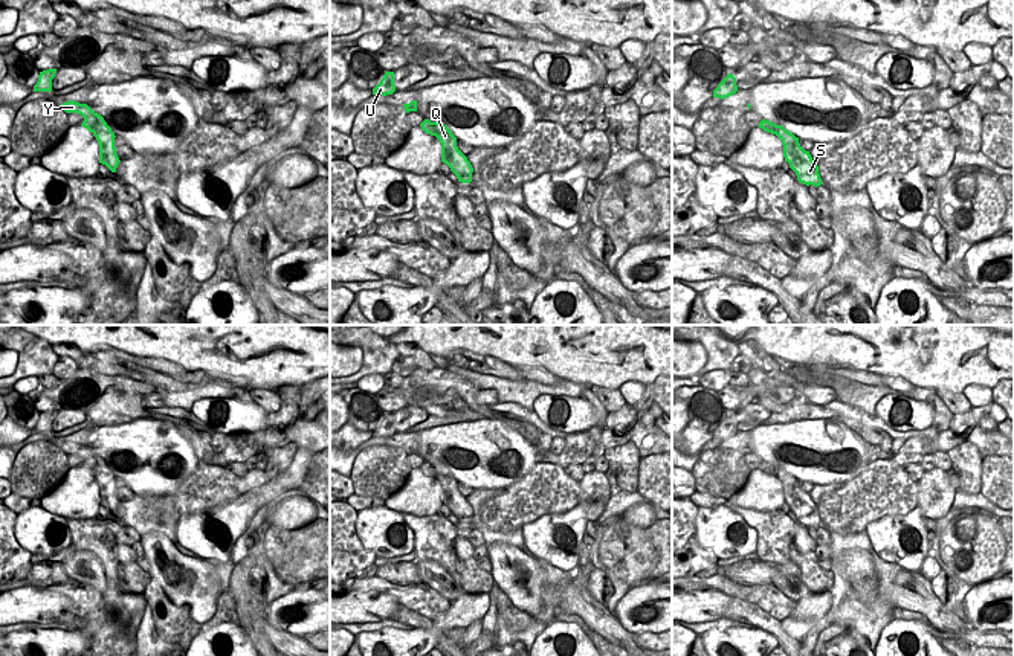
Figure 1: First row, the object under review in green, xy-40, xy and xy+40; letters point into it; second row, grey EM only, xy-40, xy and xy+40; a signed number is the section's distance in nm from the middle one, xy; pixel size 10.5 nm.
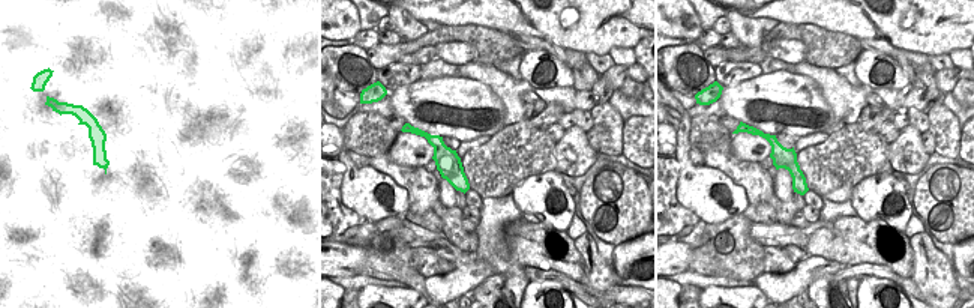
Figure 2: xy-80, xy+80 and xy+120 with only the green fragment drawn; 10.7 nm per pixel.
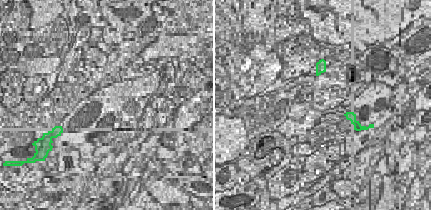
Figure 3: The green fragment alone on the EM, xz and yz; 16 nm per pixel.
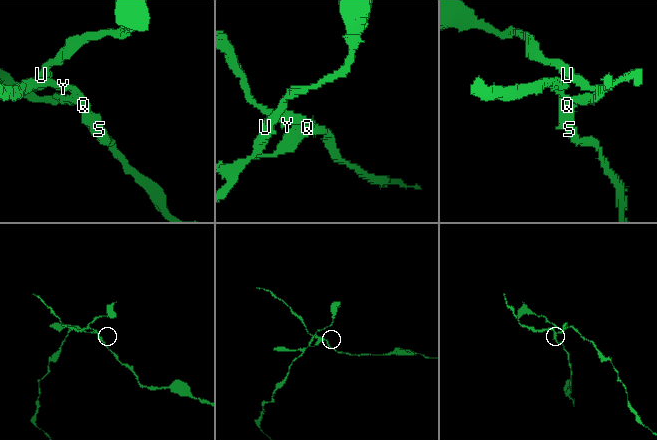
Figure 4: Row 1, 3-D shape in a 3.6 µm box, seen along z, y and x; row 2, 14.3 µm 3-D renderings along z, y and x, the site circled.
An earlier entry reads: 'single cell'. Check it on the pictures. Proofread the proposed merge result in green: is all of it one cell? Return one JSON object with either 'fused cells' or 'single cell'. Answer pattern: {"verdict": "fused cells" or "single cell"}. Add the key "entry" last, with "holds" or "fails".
{"verdict": "fused cells", "entry": "fails"}

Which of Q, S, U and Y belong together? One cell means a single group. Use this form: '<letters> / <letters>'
Q S Y / U

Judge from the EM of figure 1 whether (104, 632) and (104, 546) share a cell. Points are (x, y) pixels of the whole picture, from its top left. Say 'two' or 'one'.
one

